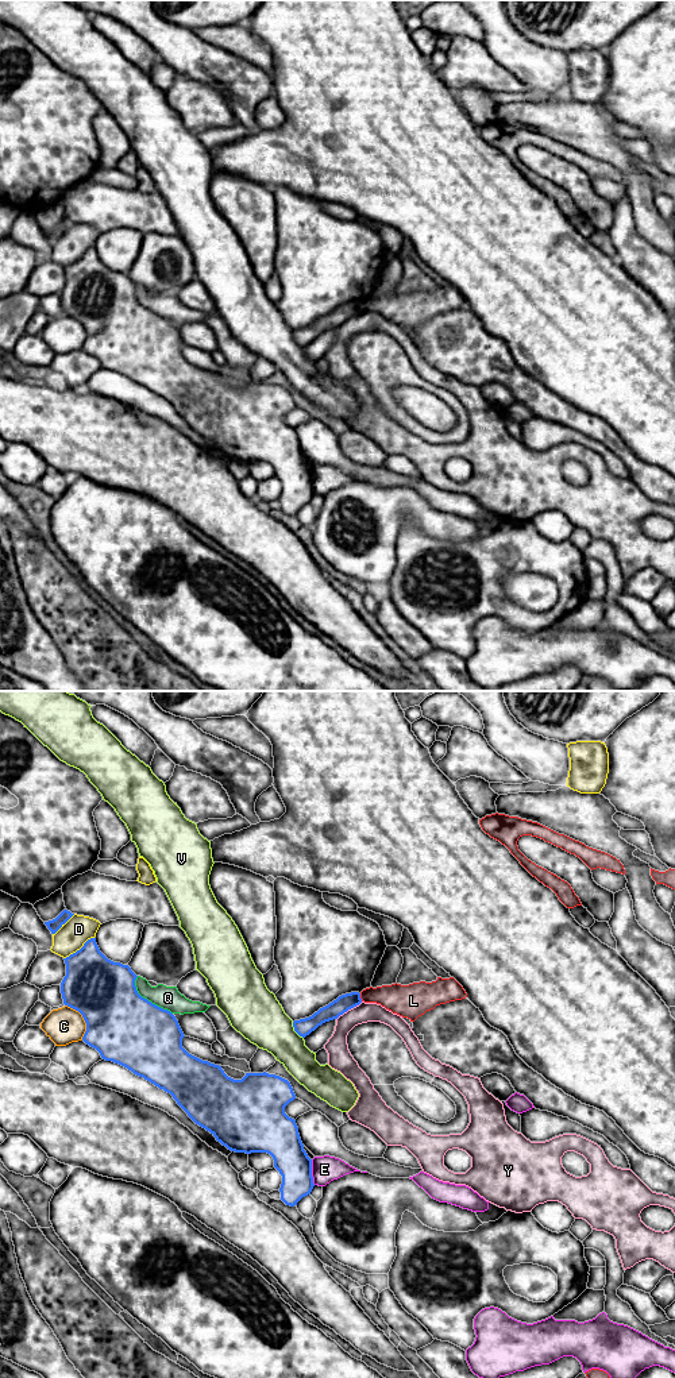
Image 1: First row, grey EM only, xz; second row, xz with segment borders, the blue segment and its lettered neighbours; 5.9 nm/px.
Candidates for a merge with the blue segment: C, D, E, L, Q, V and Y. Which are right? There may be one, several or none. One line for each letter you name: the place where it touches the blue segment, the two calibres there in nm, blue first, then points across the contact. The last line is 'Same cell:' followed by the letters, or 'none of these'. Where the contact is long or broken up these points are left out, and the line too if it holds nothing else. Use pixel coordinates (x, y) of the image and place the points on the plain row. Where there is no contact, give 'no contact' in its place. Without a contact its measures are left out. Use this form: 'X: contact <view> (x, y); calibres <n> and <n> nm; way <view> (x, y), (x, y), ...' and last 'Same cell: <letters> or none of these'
Same cell: none of these

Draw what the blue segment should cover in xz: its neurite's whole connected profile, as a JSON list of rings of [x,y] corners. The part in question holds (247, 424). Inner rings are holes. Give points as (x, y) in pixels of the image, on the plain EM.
[[[96,247],[88,248],[80,259],[63,269],[66,273],[66,285],[61,292],[63,313],[82,324],[86,332],[82,350],[86,354],[96,358],[103,368],[119,373],[170,402],[196,433],[209,440],[228,459],[246,463],[270,463],[274,468],[274,476],[282,485],[279,501],[281,509],[286,514],[294,516],[302,506],[310,503],[315,495],[312,468],[304,459],[296,429],[285,422],[285,416],[296,408],[288,389],[266,381],[246,382],[242,389],[234,389],[224,382],[221,375],[189,363],[182,356],[185,344],[176,325],[142,306],[135,296],[138,285],[128,274],[108,269],[100,260]]]

